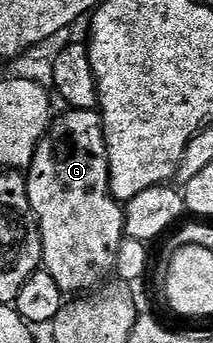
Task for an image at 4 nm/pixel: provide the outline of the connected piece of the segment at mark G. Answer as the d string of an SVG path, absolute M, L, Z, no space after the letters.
M67 110L64 116L56 115L51 125L51 131L45 139L39 141L39 149L35 155L35 161L31 163L25 176L27 182L27 197L31 203L31 209L35 212L35 219L39 222L39 233L43 243L42 267L49 274L53 274L53 282L65 294L87 294L98 289L104 282L112 279L116 271L115 263L118 260L118 250L125 239L125 234L119 231L119 227L125 224L125 208L111 193L111 163L107 157L107 134L103 127L103 117L95 110Z

